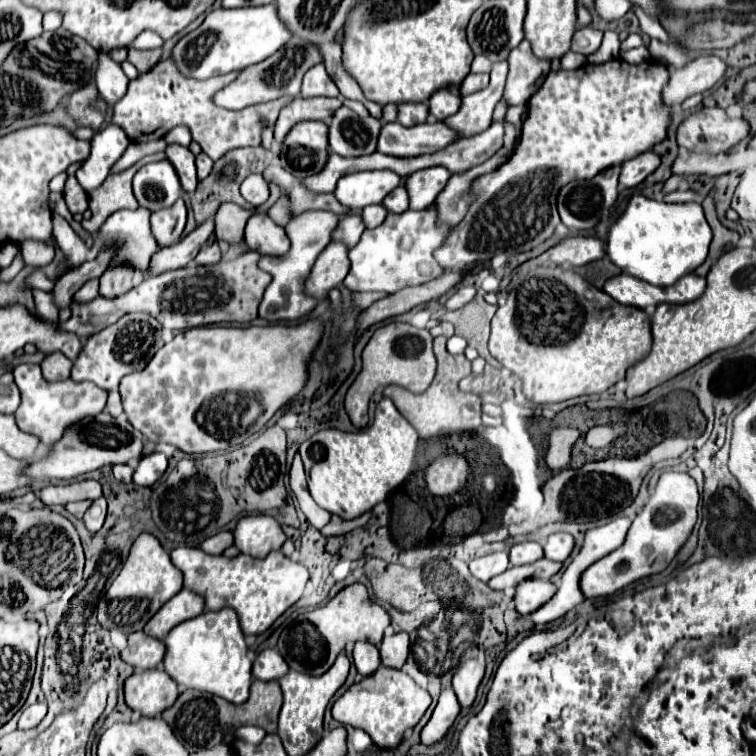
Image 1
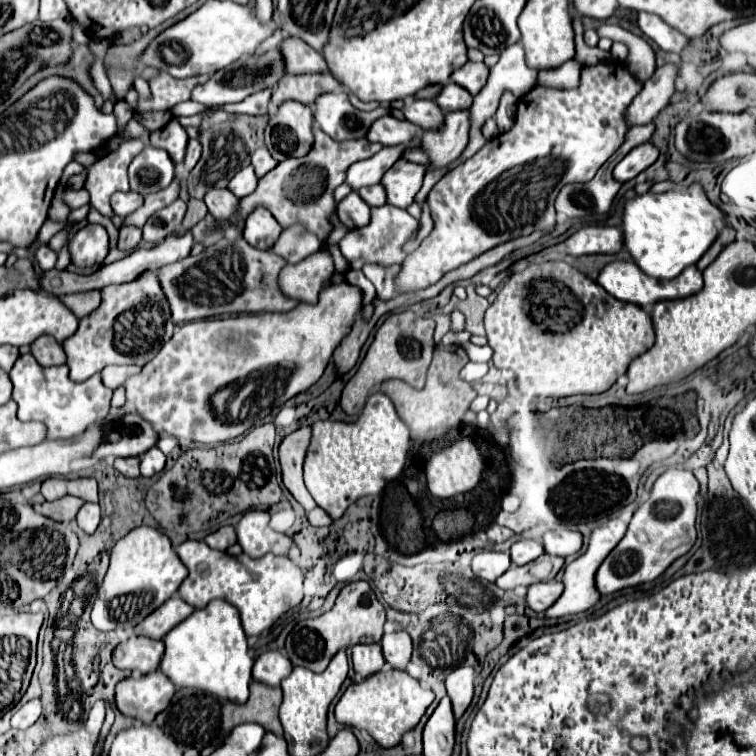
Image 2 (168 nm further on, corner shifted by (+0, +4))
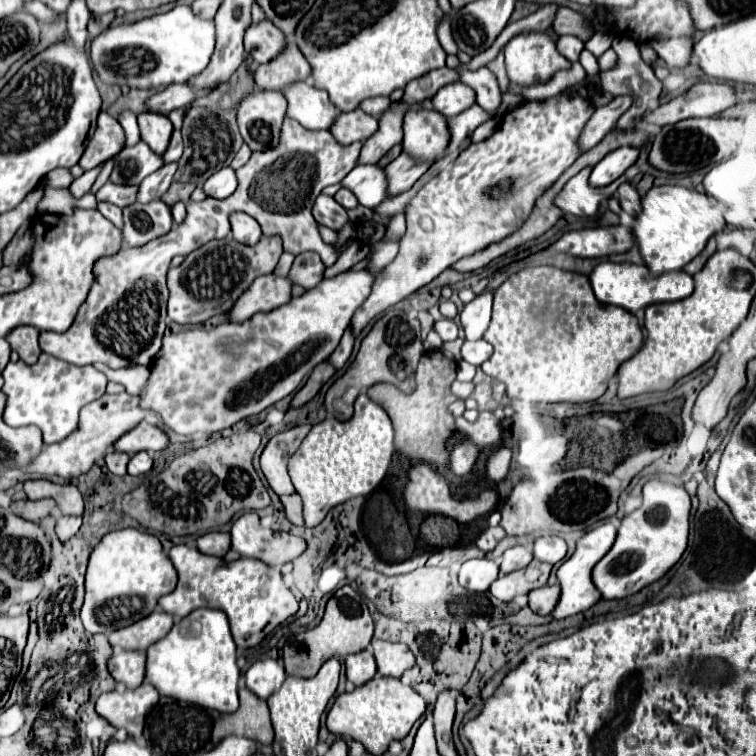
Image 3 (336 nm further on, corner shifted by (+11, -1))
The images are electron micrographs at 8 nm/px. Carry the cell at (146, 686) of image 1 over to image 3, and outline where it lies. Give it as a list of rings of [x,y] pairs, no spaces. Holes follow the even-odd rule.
[[[150,682],[140,684],[136,690],[112,690],[96,700],[96,712],[112,726],[124,728],[130,736],[140,736],[144,730],[146,714],[158,704],[158,692]]]

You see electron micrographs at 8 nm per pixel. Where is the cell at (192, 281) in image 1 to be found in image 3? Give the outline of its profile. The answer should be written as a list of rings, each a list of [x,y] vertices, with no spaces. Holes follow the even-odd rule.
[[[262,236],[262,240],[254,248],[240,244],[234,238],[208,242],[206,246],[188,254],[178,268],[170,268],[168,318],[178,324],[202,324],[216,314],[230,312],[240,294],[244,294],[254,282],[254,278],[274,272],[280,254],[282,242],[276,236]]]

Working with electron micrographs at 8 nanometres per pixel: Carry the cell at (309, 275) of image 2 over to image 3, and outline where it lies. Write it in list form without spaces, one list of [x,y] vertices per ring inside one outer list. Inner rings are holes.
[[[266,274],[252,282],[230,310],[230,322],[244,322],[258,312],[270,312],[288,304],[292,298],[292,280],[288,276]]]

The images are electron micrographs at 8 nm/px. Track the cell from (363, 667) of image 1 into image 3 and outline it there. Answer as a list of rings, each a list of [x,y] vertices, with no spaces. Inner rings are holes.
[[[370,648],[346,656],[344,666],[346,666],[346,678],[354,682],[354,686],[366,684],[376,674],[376,662]]]

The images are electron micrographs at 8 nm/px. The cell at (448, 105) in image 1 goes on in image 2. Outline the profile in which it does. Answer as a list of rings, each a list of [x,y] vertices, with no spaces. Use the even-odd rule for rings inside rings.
[[[449,83],[441,89],[441,93],[435,101],[443,109],[443,113],[451,113],[451,111],[459,111],[459,109],[469,109],[473,103],[473,95],[467,89],[463,89],[461,85]]]

